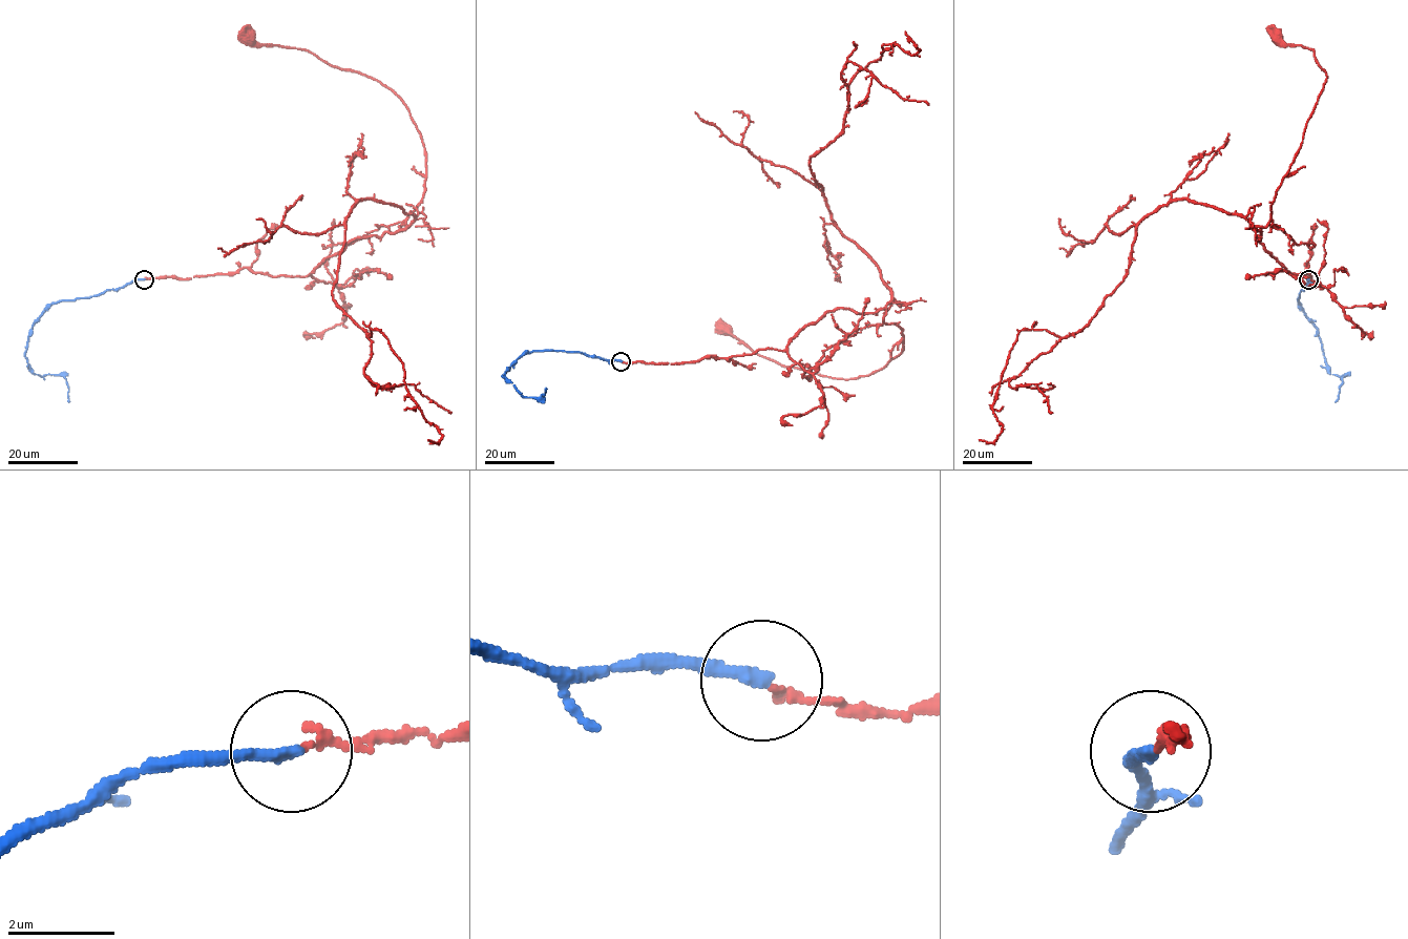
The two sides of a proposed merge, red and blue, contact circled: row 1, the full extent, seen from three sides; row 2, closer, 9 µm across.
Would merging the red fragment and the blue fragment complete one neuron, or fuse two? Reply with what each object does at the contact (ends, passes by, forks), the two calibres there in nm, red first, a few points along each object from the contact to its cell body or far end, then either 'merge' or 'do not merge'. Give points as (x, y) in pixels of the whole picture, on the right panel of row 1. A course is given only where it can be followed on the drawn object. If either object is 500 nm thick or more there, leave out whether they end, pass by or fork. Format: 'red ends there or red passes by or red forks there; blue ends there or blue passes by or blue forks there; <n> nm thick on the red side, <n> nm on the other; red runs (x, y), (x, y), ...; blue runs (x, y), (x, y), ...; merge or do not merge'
red ends there; blue ends there; 130 nm thick on the red side, 240 nm on the other; red runs (1309, 278), (1305, 268), (1301, 276), (1290, 273), (1256, 236), (1269, 221), (1326, 75), (1315, 53), (1277, 35); blue runs (1308, 278), (1298, 298), (1300, 308), (1317, 329), (1330, 374), (1345, 375), (1336, 402); do not merge

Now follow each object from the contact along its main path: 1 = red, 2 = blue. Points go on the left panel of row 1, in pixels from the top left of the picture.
1: (144, 278), (250, 268), (307, 276), (356, 238), (408, 227), (422, 197), (426, 151), (396, 95), (247, 35)
2: (144, 278), (97, 295), (53, 304), (33, 325), (25, 352), (28, 368), (35, 374), (65, 378), (68, 402)

